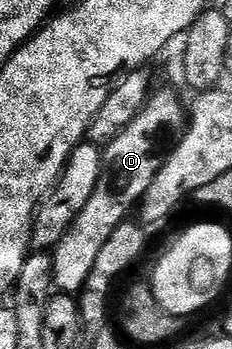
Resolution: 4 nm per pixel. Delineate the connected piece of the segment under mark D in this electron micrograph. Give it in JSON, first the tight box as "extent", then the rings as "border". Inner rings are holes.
{"extent":[51,91,181,296],"border":[[[159,91],[150,94],[149,102],[135,117],[135,121],[131,121],[131,125],[127,125],[127,129],[123,129],[123,133],[119,133],[119,137],[115,137],[115,141],[104,144],[101,172],[99,173],[99,181],[95,185],[95,193],[91,193],[87,205],[83,205],[83,209],[77,214],[75,221],[67,229],[67,233],[63,233],[63,237],[51,251],[53,286],[58,292],[76,296],[85,288],[87,279],[91,277],[91,269],[95,269],[95,261],[99,258],[99,252],[103,250],[103,244],[109,240],[111,233],[115,233],[115,229],[120,223],[126,222],[130,218],[129,210],[132,207],[134,210],[140,204],[142,197],[151,185],[151,181],[155,181],[155,173],[161,168],[163,162],[162,152],[157,152],[157,138],[160,137],[161,130],[168,123],[175,122],[181,115],[181,103],[177,100],[176,93]]]}

